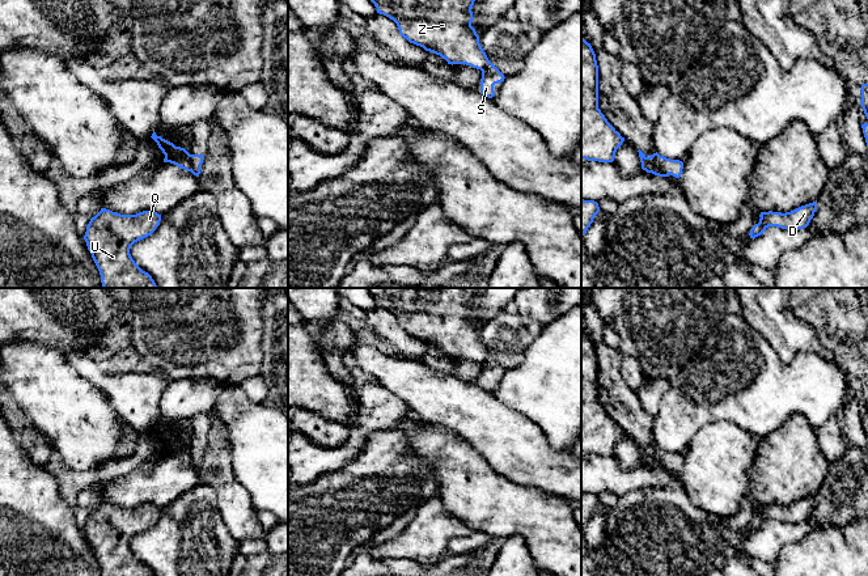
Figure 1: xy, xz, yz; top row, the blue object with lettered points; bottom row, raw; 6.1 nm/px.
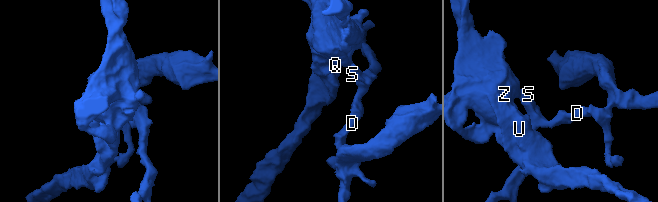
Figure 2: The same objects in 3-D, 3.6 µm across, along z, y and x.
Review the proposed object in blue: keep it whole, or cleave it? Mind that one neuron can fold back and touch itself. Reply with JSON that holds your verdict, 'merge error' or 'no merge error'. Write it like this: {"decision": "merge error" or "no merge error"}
{"decision": "merge error"}

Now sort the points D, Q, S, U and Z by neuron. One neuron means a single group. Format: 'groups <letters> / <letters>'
groups D S / Q U Z

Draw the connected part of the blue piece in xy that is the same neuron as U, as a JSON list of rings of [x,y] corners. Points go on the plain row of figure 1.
[[[106,501],[90,512],[84,533],[99,564],[101,576],[154,576],[130,547],[131,539],[151,529],[161,508],[143,504],[120,508]]]

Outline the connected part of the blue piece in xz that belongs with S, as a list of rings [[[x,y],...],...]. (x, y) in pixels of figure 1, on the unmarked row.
[[[488,353],[482,363],[480,386],[488,391],[495,389],[494,378],[504,374],[504,368]]]

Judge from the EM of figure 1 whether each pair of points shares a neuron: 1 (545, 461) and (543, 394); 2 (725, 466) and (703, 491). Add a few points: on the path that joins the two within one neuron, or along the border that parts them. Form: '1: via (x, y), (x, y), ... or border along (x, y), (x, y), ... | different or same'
1: border along (521, 414), (543, 432), (553, 448), (567, 449) | different
2: via (719, 473), (710, 485) | same

